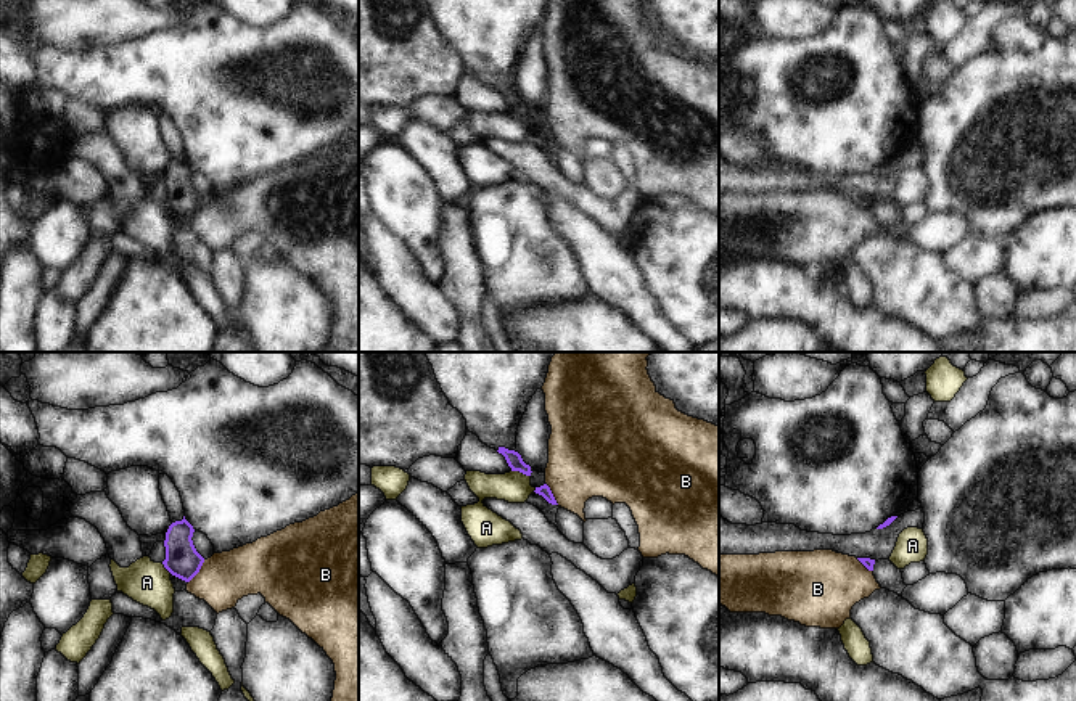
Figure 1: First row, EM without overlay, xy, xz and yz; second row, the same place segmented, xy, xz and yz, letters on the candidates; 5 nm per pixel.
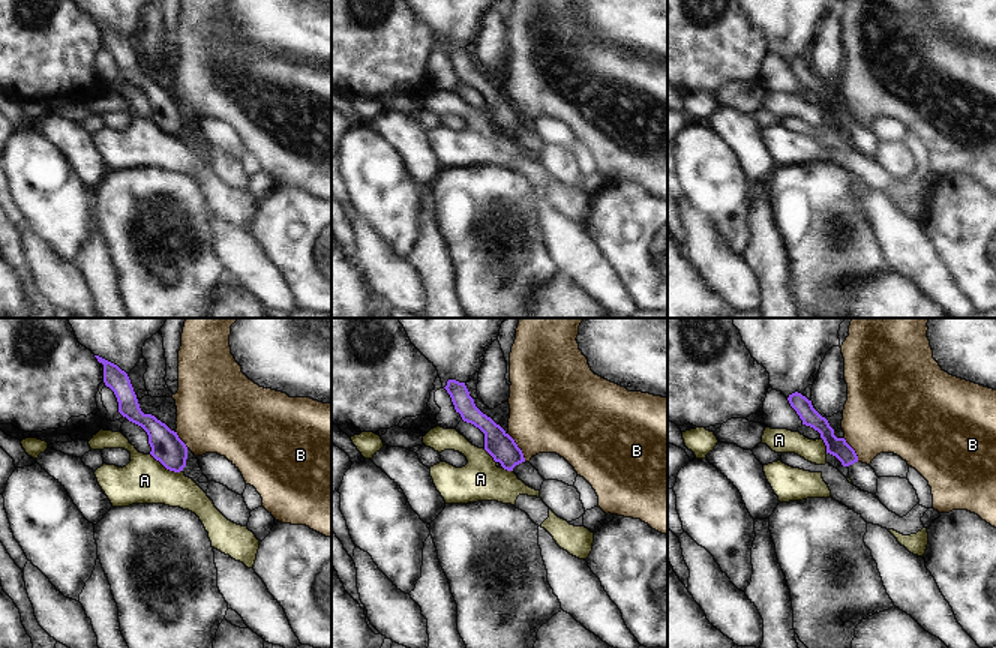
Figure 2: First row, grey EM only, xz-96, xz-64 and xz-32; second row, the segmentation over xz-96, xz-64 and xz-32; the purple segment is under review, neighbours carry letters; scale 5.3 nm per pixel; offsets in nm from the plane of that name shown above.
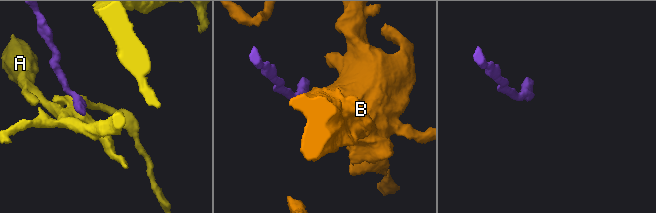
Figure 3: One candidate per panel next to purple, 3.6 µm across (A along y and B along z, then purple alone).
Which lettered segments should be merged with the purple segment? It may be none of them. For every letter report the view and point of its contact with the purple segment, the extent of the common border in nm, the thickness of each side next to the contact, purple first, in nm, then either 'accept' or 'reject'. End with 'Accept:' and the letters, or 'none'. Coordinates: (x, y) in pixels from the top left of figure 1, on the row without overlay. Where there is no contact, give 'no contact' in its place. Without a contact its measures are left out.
A: xz (521, 111) | 100 nm | 80/160 nm | reject
B: xy (198, 211) | 150 nm | 170/260 nm | reject
Accept: none

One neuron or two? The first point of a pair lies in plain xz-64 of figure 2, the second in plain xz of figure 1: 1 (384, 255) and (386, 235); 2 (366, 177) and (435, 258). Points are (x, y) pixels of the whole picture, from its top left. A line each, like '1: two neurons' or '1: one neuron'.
1: one neuron
2: one neuron

